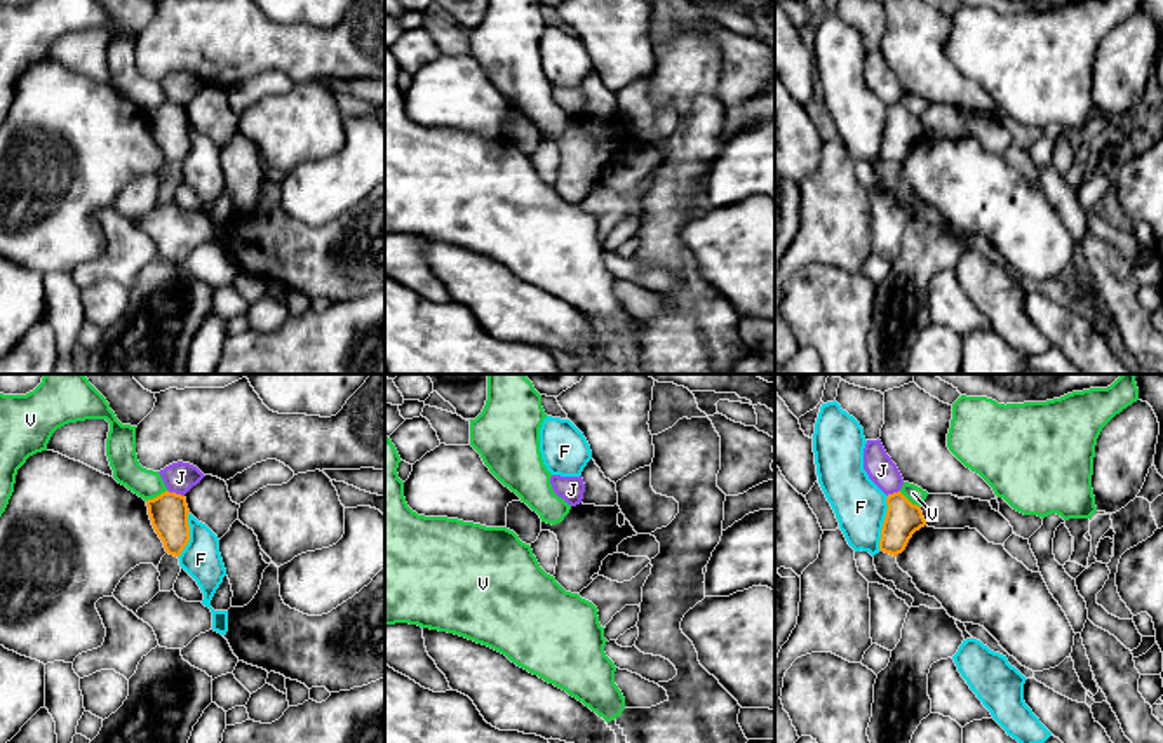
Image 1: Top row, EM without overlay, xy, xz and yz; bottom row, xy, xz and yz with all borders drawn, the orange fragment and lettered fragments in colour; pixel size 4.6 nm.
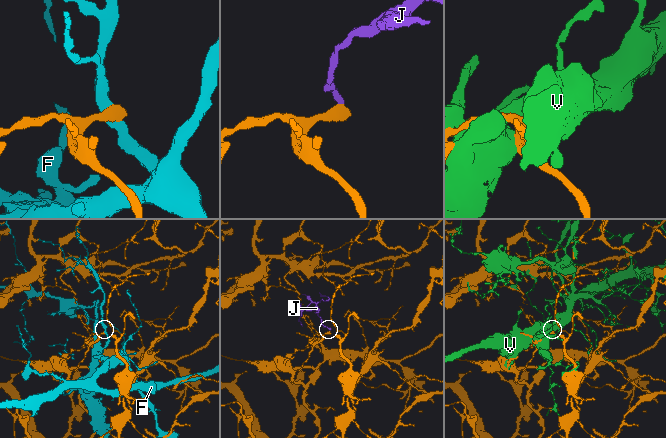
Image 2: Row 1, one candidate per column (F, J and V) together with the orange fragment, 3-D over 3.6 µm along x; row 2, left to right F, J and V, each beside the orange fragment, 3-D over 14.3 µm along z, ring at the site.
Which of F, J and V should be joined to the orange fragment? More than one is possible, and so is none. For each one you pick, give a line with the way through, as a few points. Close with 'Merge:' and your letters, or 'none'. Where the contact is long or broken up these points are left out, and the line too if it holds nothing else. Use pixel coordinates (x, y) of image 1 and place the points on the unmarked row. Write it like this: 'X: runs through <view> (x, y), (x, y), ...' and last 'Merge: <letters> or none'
Merge: none

